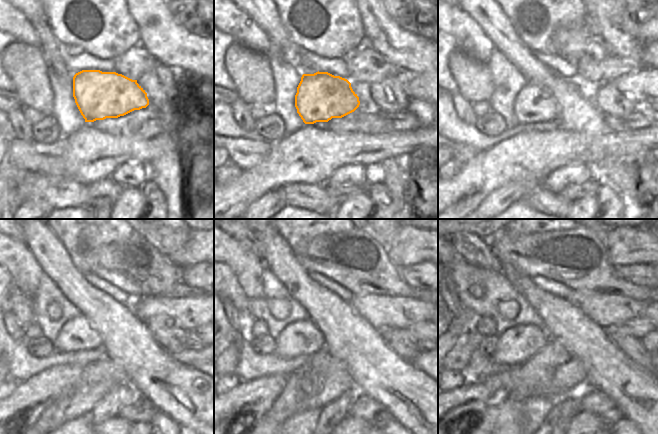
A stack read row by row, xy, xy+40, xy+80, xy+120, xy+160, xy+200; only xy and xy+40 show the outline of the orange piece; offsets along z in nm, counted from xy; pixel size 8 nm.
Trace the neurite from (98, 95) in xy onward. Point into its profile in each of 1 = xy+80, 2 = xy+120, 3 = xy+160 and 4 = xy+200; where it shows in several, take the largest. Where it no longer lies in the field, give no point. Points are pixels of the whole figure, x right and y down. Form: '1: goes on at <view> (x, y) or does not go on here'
1: goes on at xy+80 (534, 104)
2: goes on at xy+120 (77, 334)
3: goes on at xy+160 (301, 338)
4: goes on at xy+200 (517, 344)

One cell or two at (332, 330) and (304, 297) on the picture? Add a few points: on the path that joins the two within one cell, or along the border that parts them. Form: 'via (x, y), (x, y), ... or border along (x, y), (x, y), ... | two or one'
via (329, 322), (312, 305) | one

